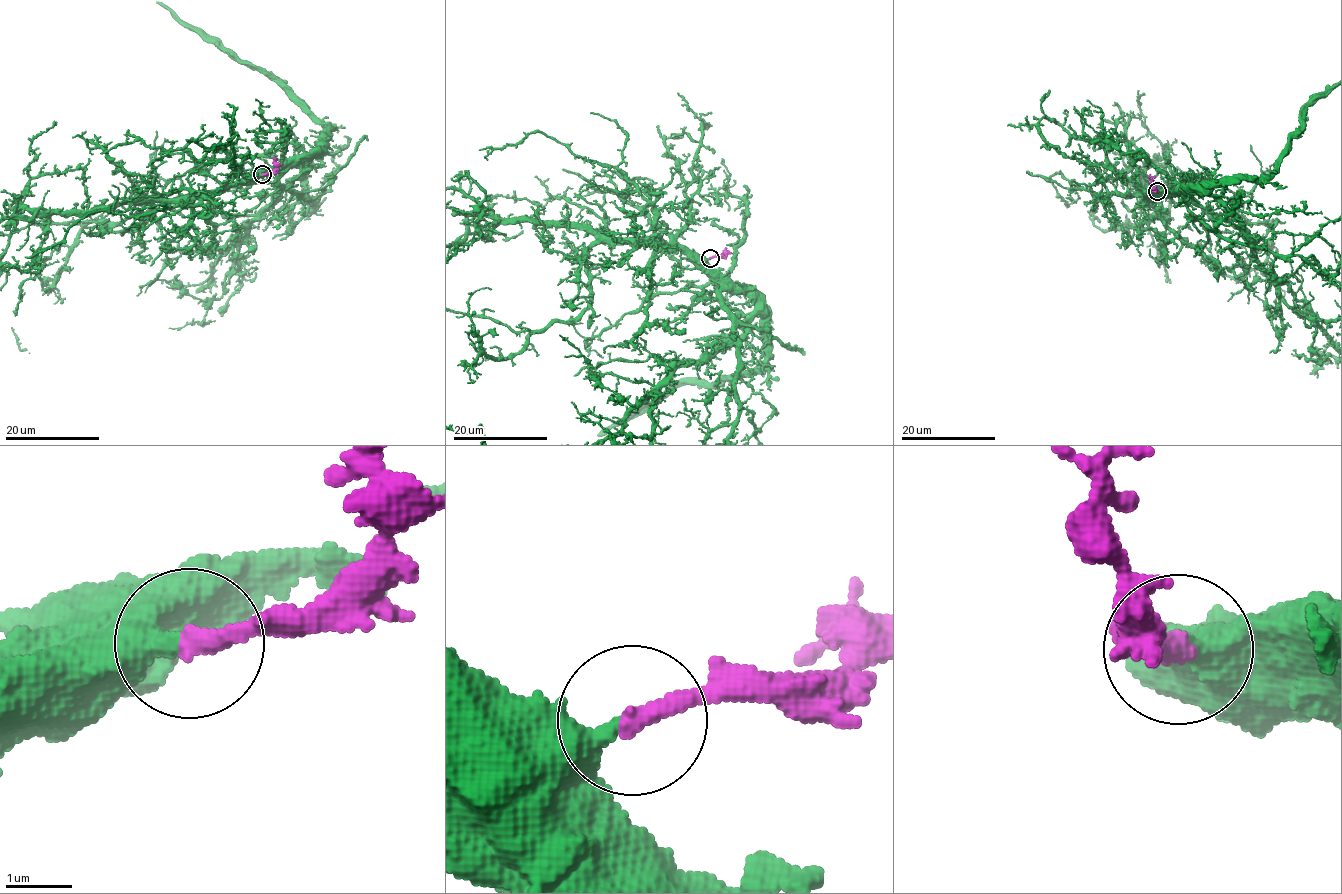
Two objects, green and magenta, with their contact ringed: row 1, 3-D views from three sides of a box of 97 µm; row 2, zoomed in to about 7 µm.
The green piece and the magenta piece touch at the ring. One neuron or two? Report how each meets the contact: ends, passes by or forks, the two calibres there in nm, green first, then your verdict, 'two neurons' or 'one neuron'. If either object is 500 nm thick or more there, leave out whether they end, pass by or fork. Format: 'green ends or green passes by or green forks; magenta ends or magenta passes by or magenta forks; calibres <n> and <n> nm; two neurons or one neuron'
green ends; magenta ends; calibres 400 and 320 nm; one neuron

